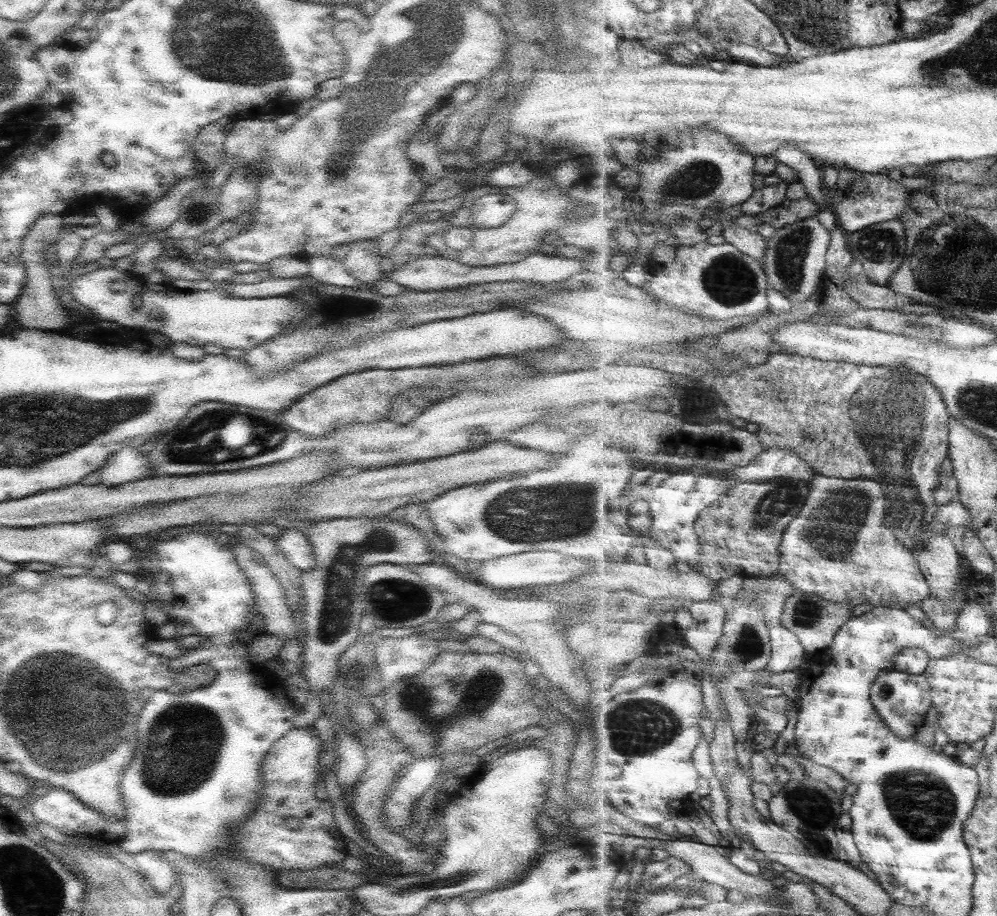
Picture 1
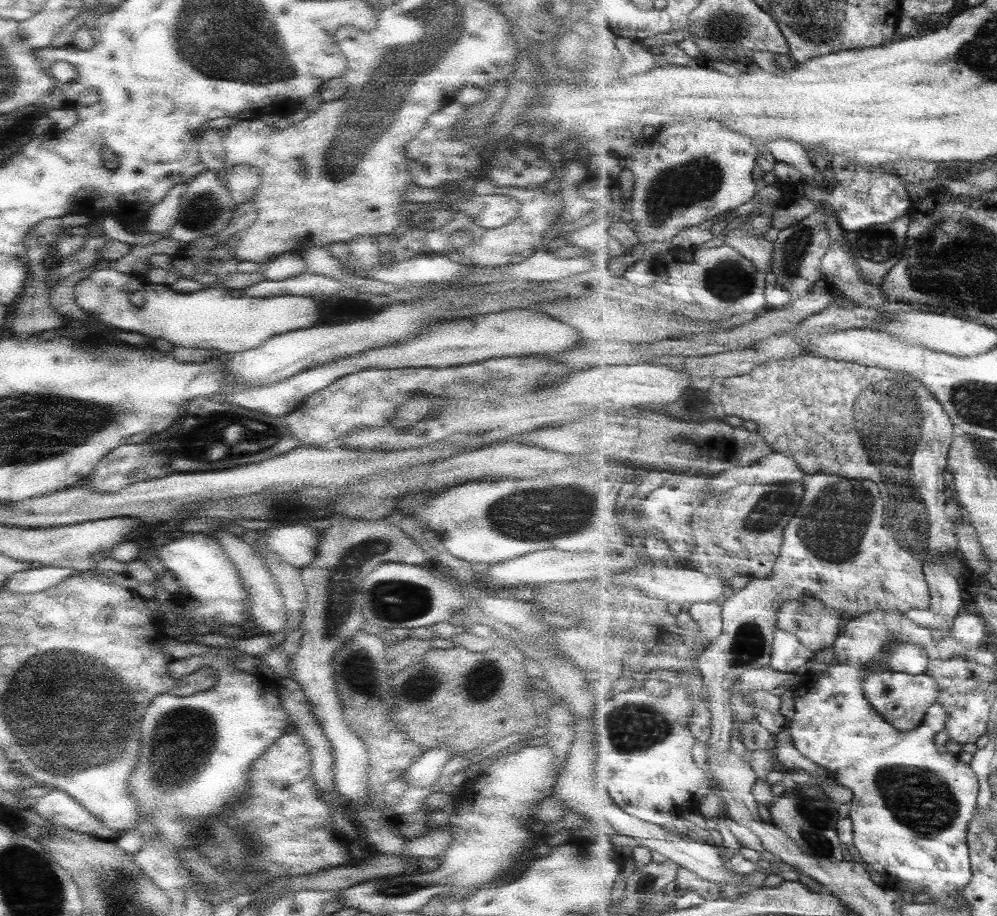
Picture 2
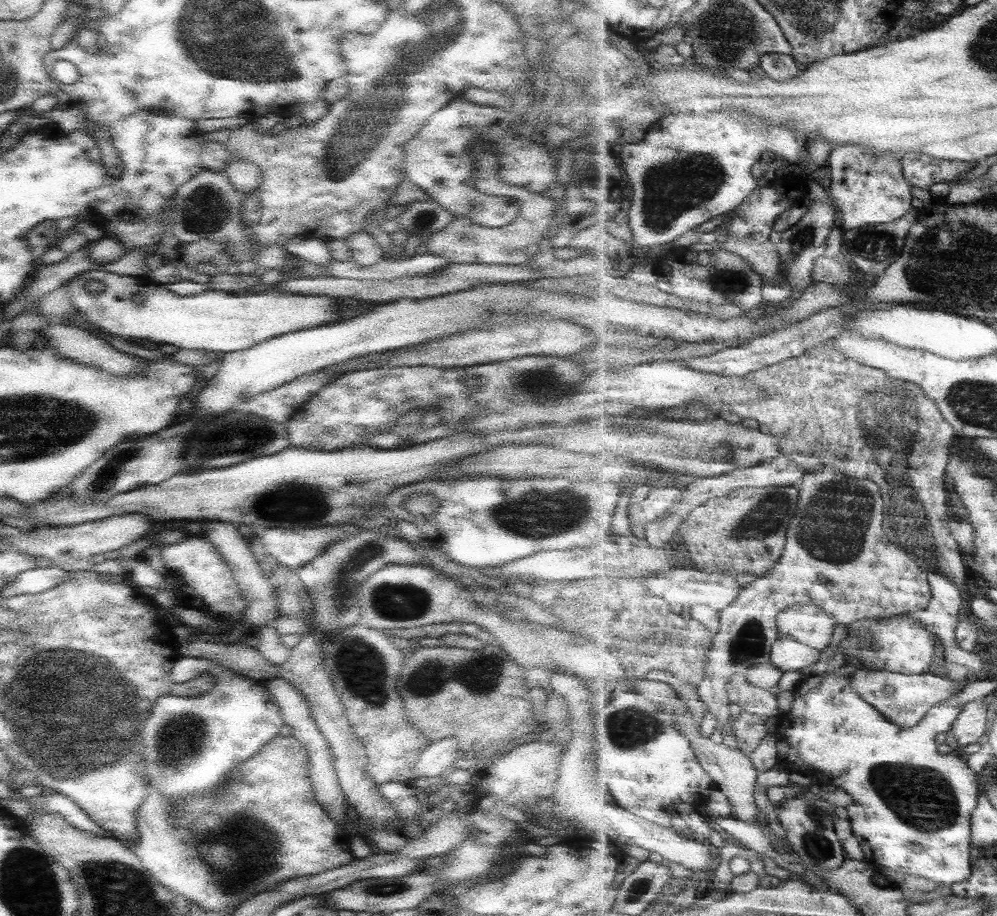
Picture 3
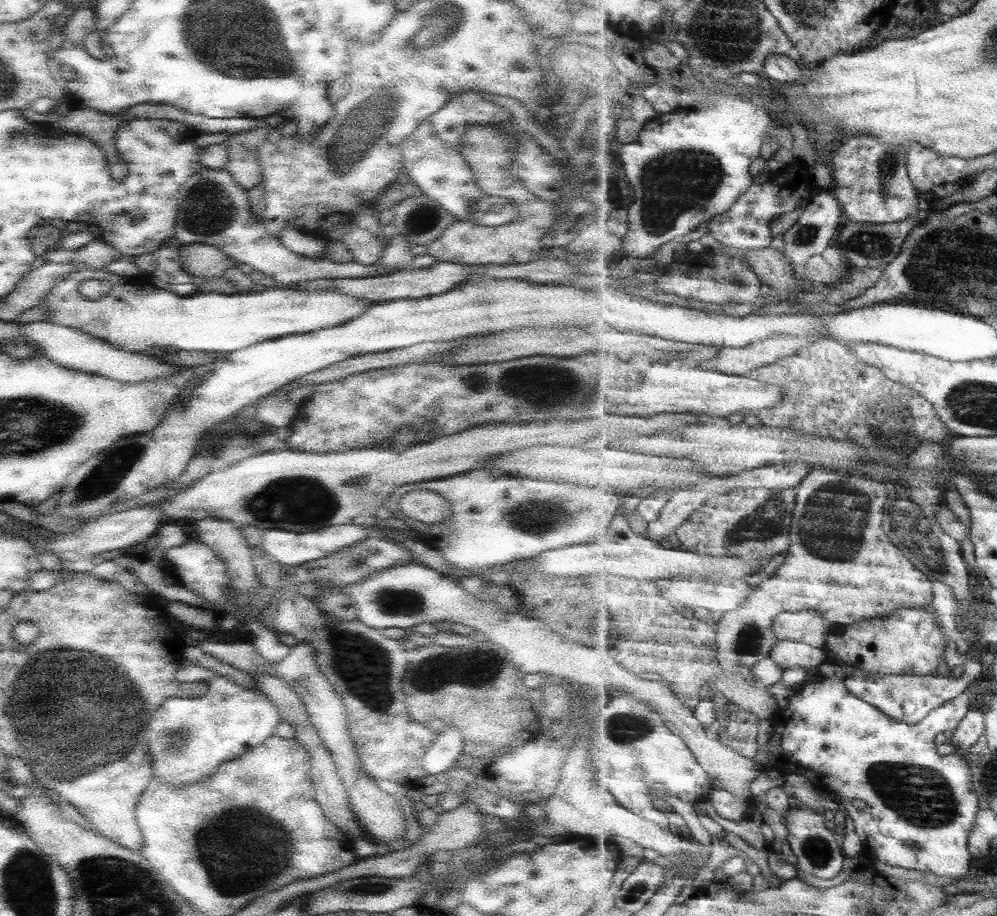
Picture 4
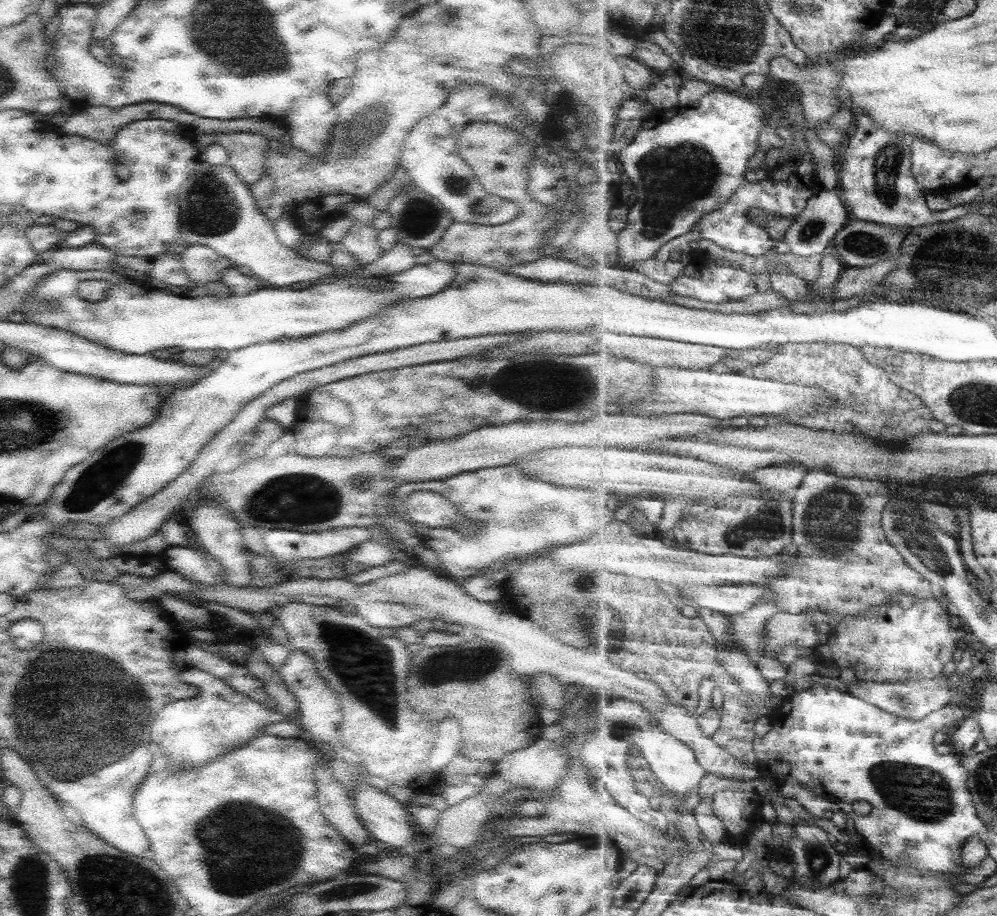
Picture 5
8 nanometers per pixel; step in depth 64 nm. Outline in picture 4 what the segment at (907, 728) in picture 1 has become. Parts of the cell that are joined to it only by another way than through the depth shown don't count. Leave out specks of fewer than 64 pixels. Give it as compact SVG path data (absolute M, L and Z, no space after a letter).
M932 581L932 590L934 593L933 600L929 604L929 610L936 615L935 620L948 640L947 648L945 648L945 660L943 669L948 673L957 666L964 666L964 672L961 677L953 678L953 676L945 674L935 674L931 676L915 676L907 674L888 674L887 676L869 675L866 672L855 672L845 678L846 687L859 698L873 706L879 707L885 714L891 715L899 722L917 724L921 722L932 710L939 708L942 704L957 698L967 690L967 686L981 678L981 669L979 668L978 658L974 653L969 652L963 654L957 650L954 636L958 632L962 623L955 616L959 603L957 602L954 590L944 582Z

